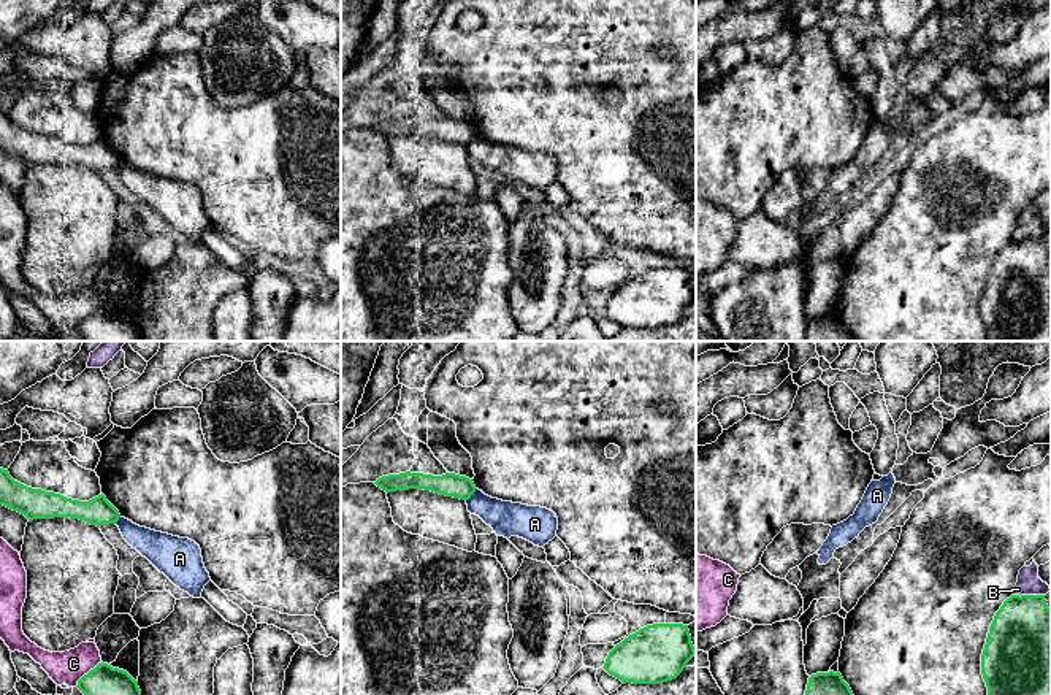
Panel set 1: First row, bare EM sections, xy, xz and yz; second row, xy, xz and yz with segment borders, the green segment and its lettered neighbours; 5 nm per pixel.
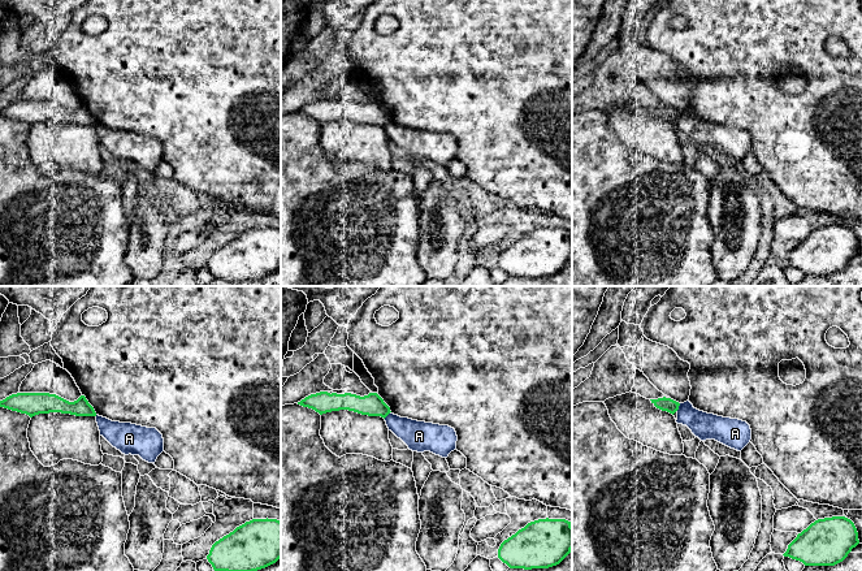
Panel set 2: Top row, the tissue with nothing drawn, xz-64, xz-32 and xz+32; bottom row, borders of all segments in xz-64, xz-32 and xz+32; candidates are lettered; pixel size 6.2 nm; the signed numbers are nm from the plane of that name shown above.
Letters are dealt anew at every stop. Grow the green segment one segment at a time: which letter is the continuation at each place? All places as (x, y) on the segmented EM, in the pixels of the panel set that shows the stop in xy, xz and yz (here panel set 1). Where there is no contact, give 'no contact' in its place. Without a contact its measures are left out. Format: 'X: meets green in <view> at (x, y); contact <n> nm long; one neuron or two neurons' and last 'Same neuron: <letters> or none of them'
A: meets green in xz at (471, 494); contact 80 nm long; two neurons
B: meets green in yz at (1029, 595); contact 160 nm long; two neurons
C: meets green in xy at (89, 671); contact 190 nm long; two neurons
Same neuron: none of them

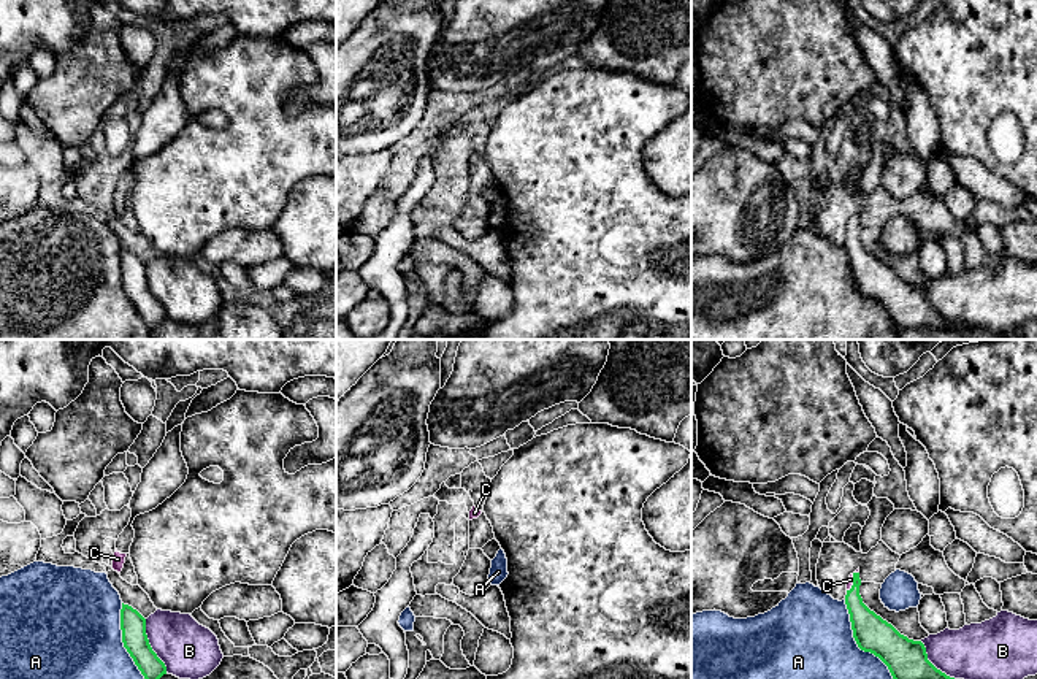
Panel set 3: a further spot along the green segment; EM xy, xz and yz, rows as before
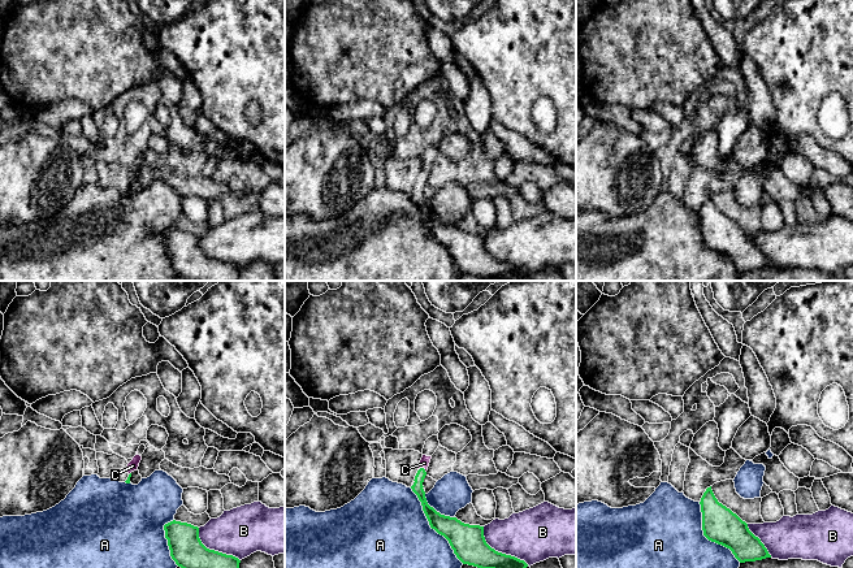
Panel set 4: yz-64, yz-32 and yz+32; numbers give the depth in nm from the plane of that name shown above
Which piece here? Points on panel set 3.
A: meets green in yz at (857, 643); contact 480 nm long; two neurons
B: meets green in xy at (149, 646); contact 300 nm long; two neurons
C: meets green in yz at (853, 581); contact 120 nm long; one neuron
Same neuron: C

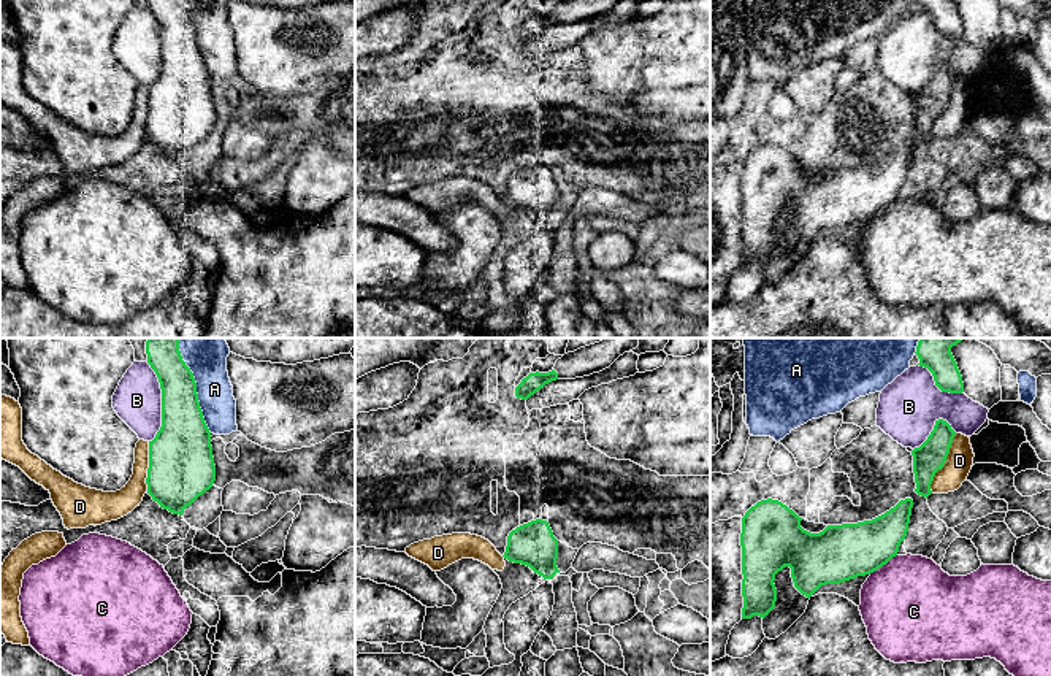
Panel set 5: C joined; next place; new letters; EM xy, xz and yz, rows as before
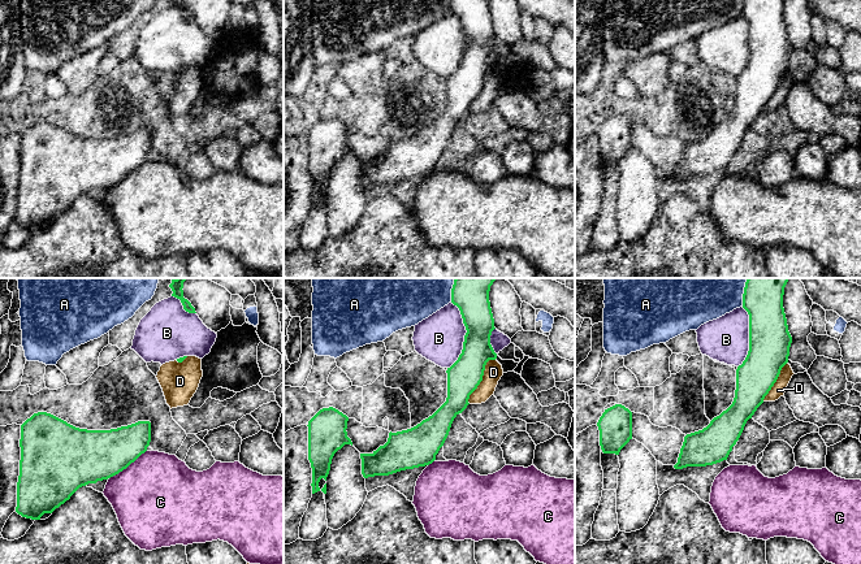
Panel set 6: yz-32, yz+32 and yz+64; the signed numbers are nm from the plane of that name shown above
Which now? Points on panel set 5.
A: meets green in xy at (195, 386); contact 500 nm long; two neurons
B: meets green in xy at (162, 402); contact 400 nm long; two neurons
C: meets green in yz at (882, 565); contact 170 nm long; two neurons
D: meets green in yz at (943, 464); contact 340 nm long; two neurons
Same neuron: none of them

